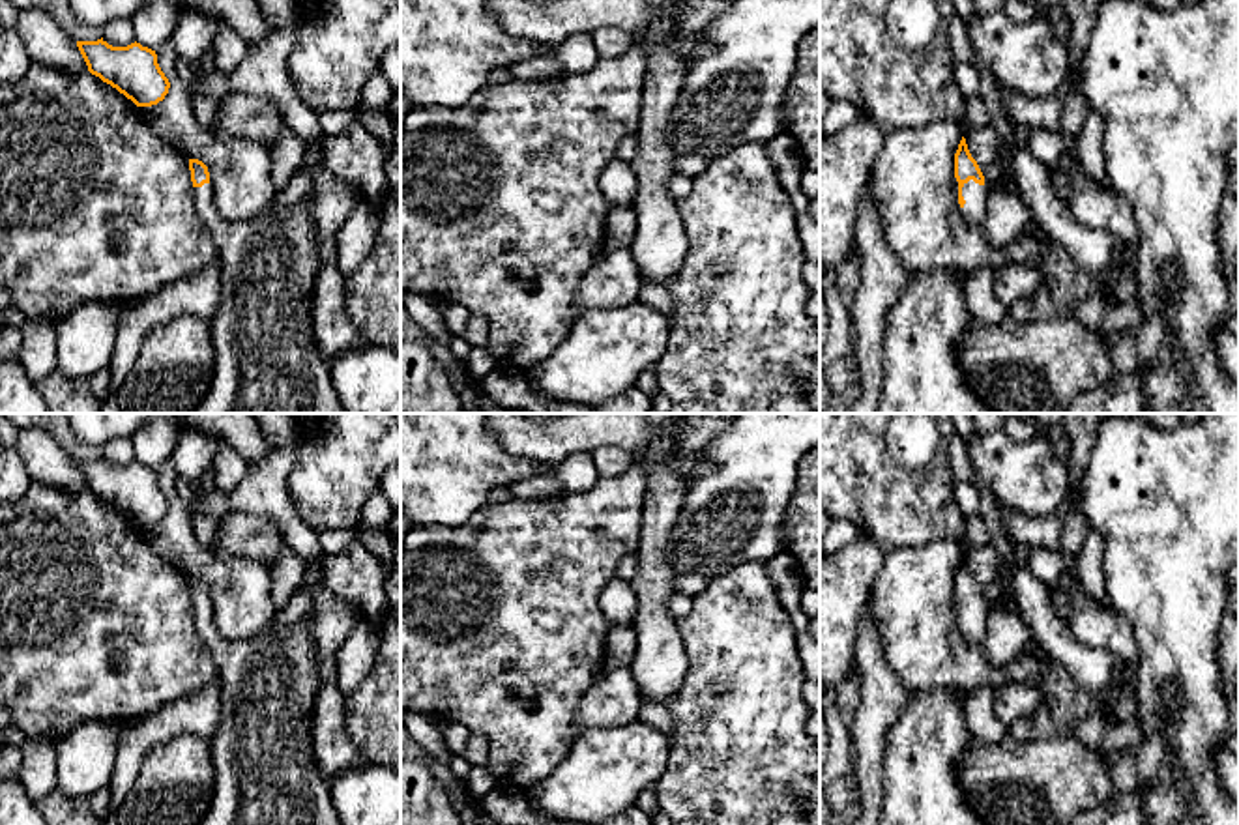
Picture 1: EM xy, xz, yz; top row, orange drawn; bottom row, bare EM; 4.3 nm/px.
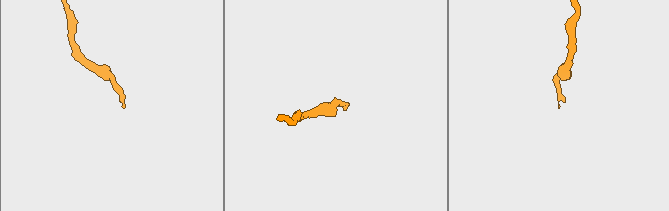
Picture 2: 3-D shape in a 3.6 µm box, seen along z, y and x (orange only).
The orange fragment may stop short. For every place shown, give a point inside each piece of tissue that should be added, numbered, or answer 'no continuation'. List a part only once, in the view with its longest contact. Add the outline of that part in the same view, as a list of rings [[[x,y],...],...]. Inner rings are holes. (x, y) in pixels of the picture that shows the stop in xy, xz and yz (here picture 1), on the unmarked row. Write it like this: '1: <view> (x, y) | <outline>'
1: yz (976, 614) | [[[973,599],[964,602],[962,615],[966,619],[964,623],[964,636],[971,645],[983,647],[986,638],[986,619],[988,619],[988,608],[986,604],[979,604]]]

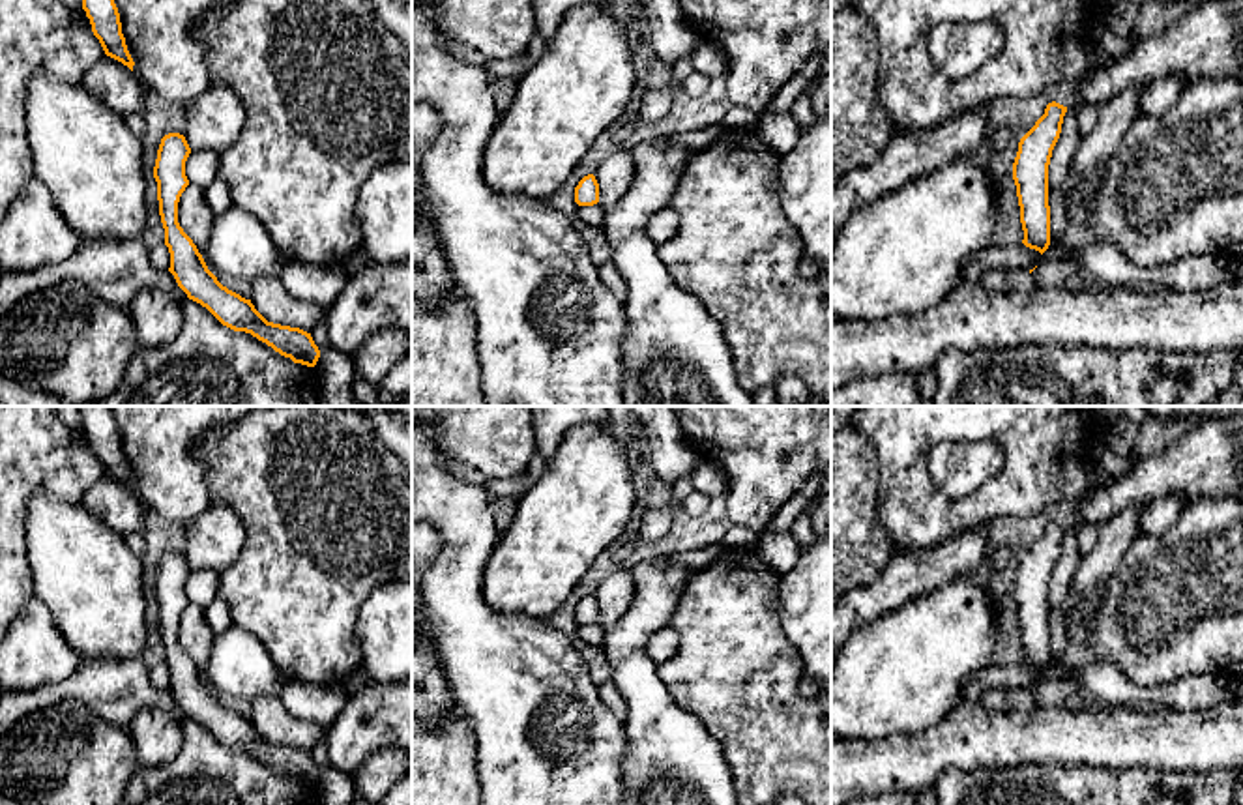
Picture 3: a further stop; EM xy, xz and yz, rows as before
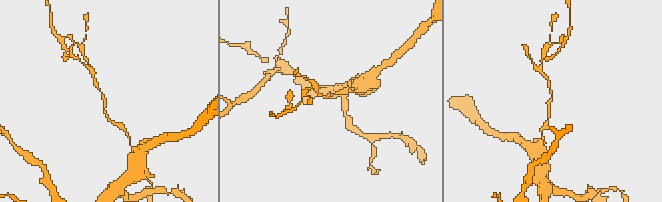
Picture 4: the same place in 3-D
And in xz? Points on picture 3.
no continuation

